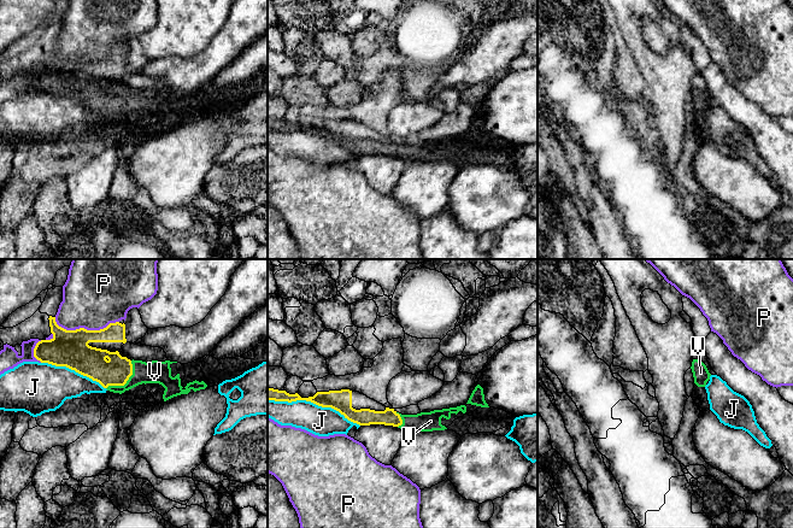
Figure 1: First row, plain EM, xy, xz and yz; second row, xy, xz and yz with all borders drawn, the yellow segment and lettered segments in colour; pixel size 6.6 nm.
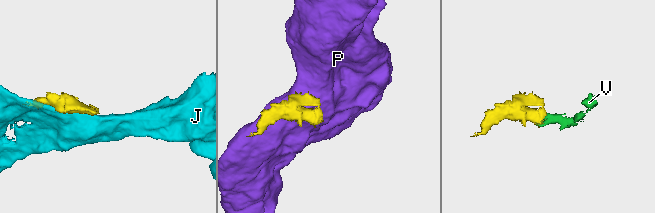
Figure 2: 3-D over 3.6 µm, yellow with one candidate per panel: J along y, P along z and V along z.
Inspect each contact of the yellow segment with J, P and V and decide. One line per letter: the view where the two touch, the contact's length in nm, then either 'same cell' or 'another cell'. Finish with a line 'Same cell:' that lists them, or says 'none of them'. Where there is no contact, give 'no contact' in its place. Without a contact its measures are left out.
J: xz | 650 nm | another cell
P: xy | 440 nm | another cell
V: xy | 260 nm | same cell
Same cell: V

